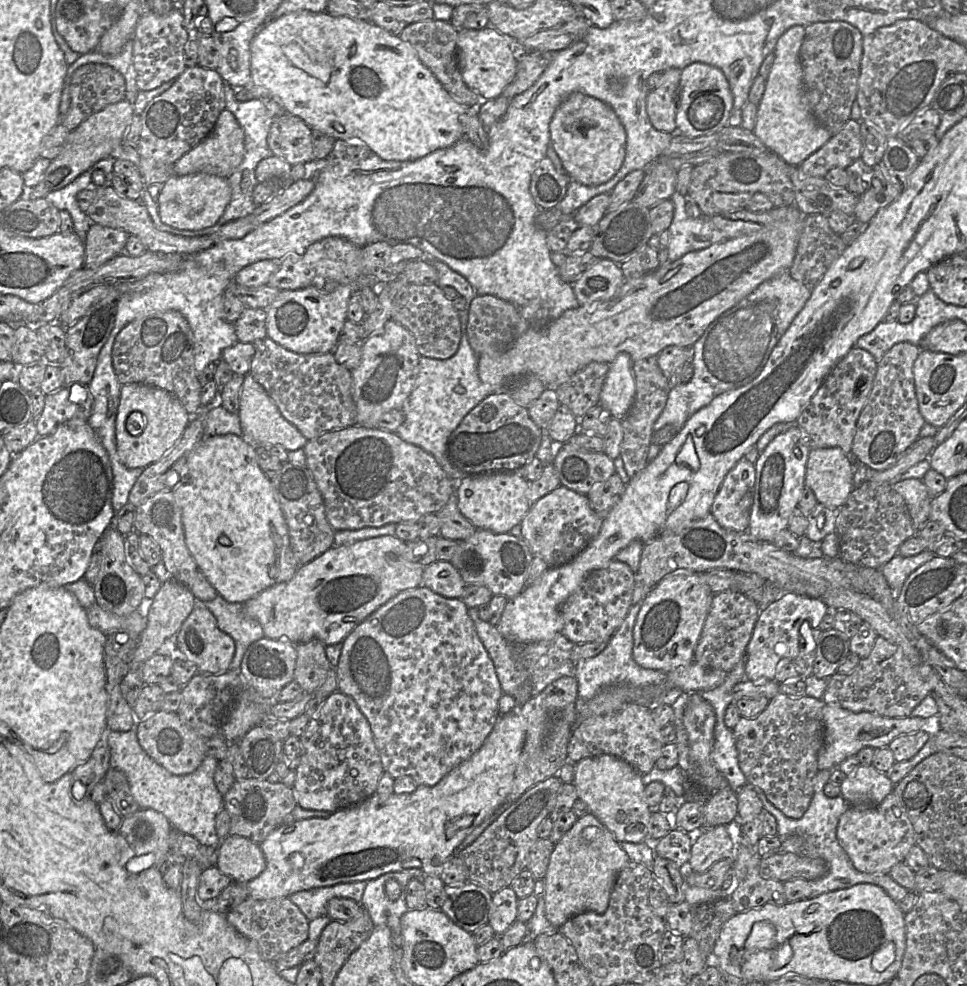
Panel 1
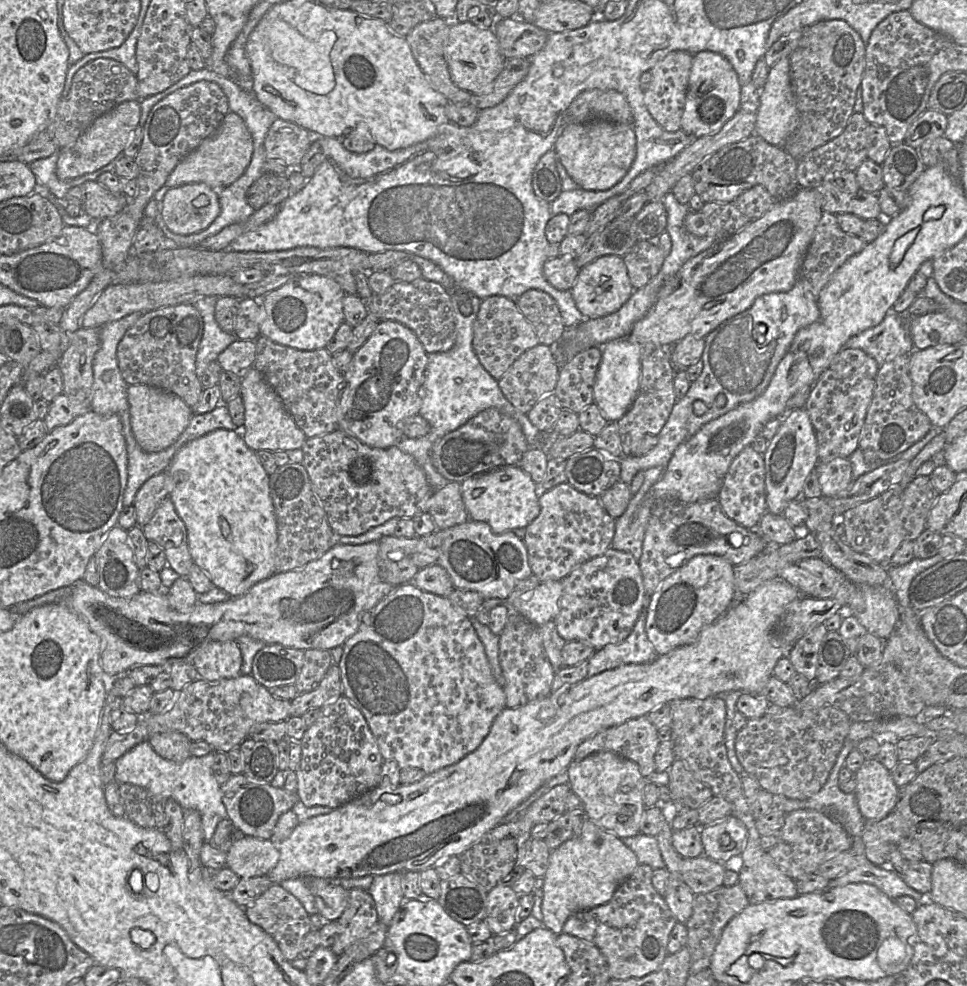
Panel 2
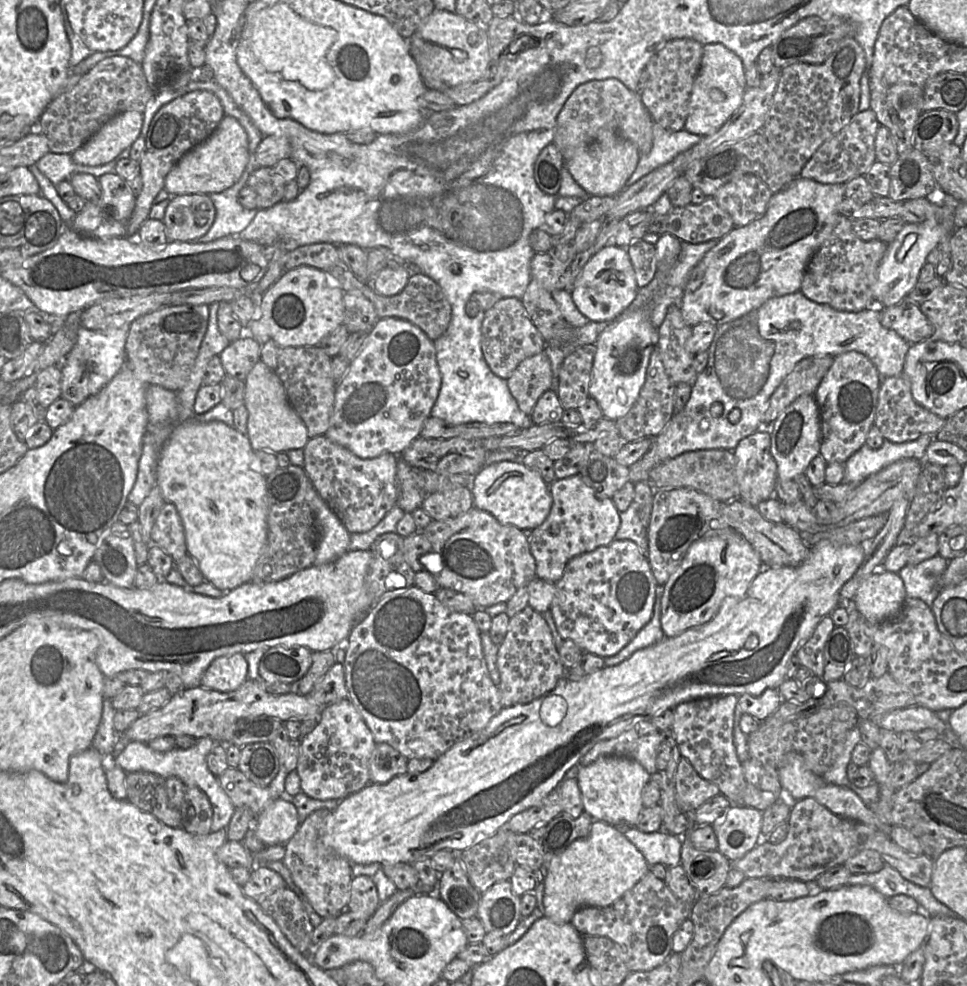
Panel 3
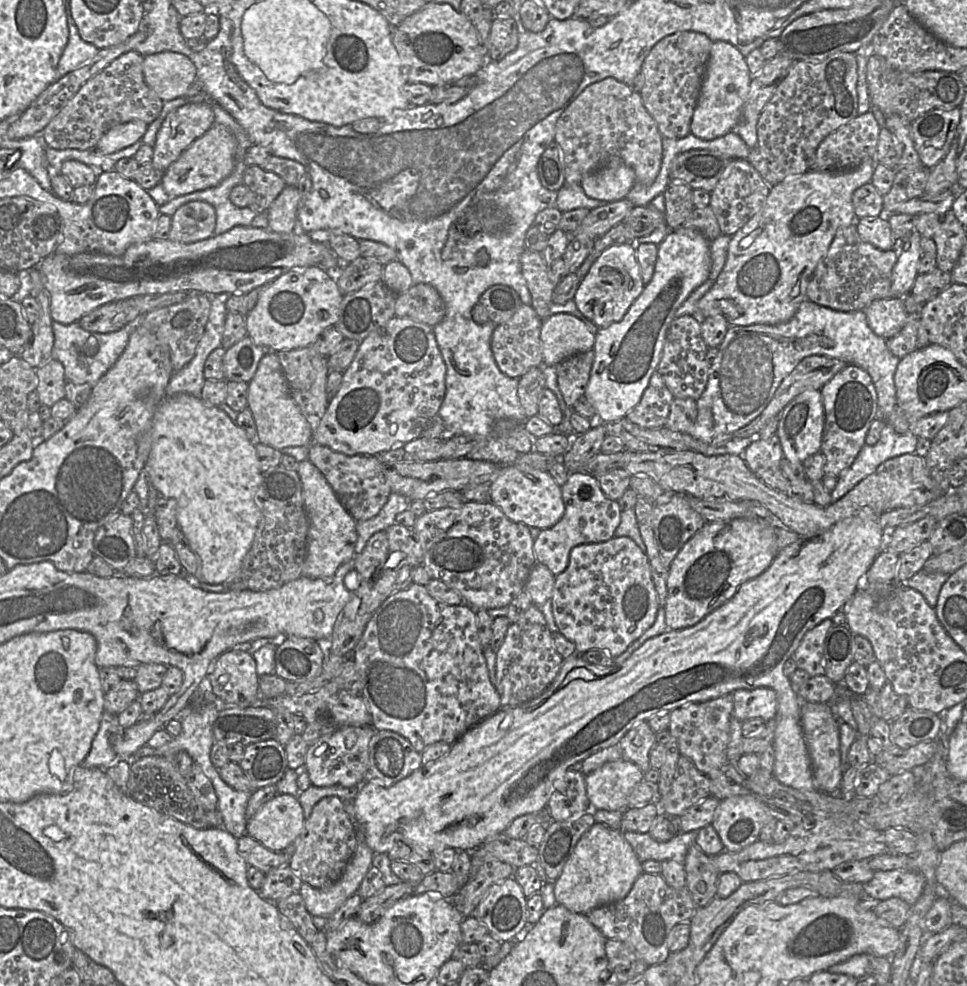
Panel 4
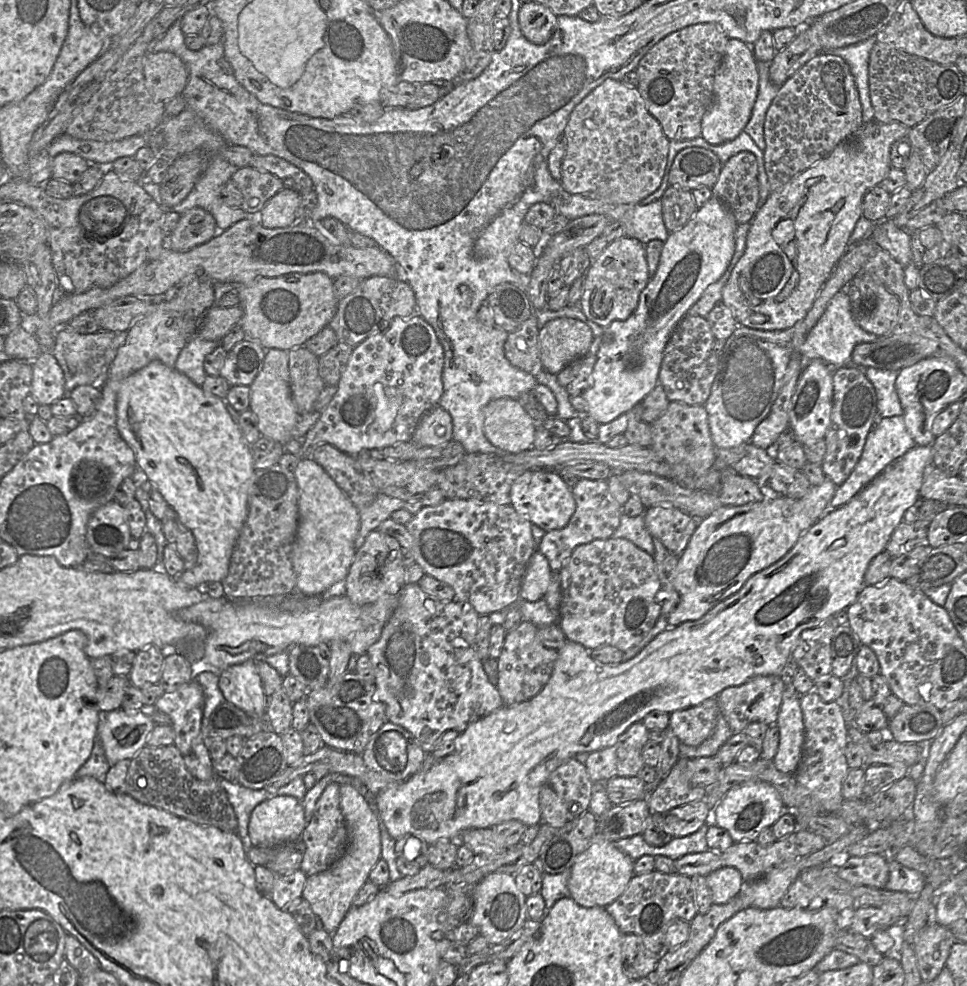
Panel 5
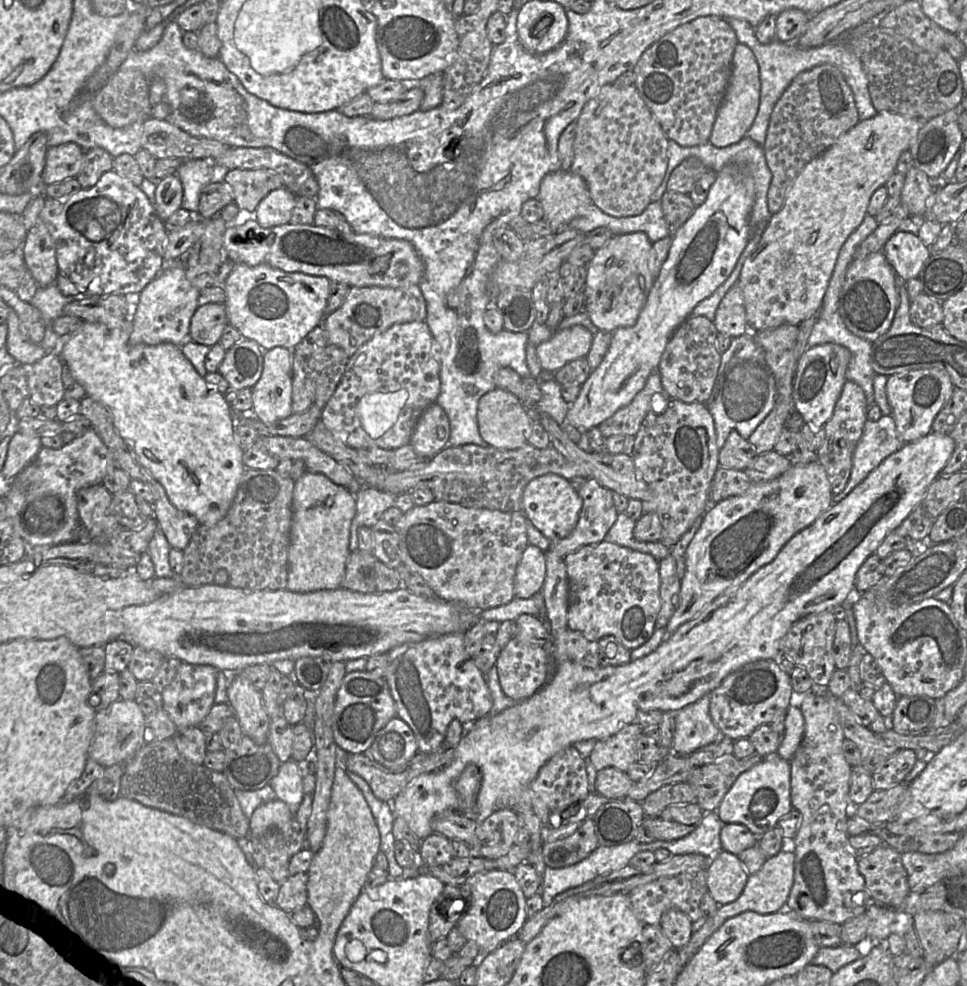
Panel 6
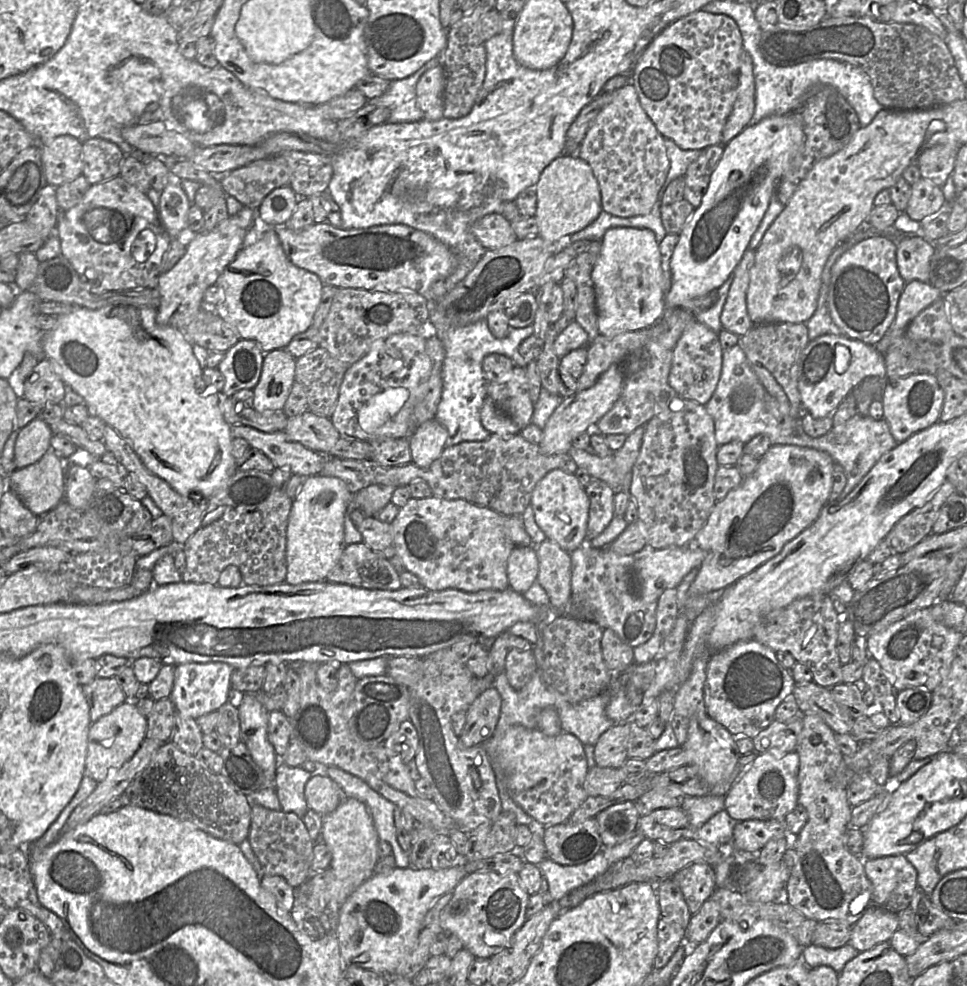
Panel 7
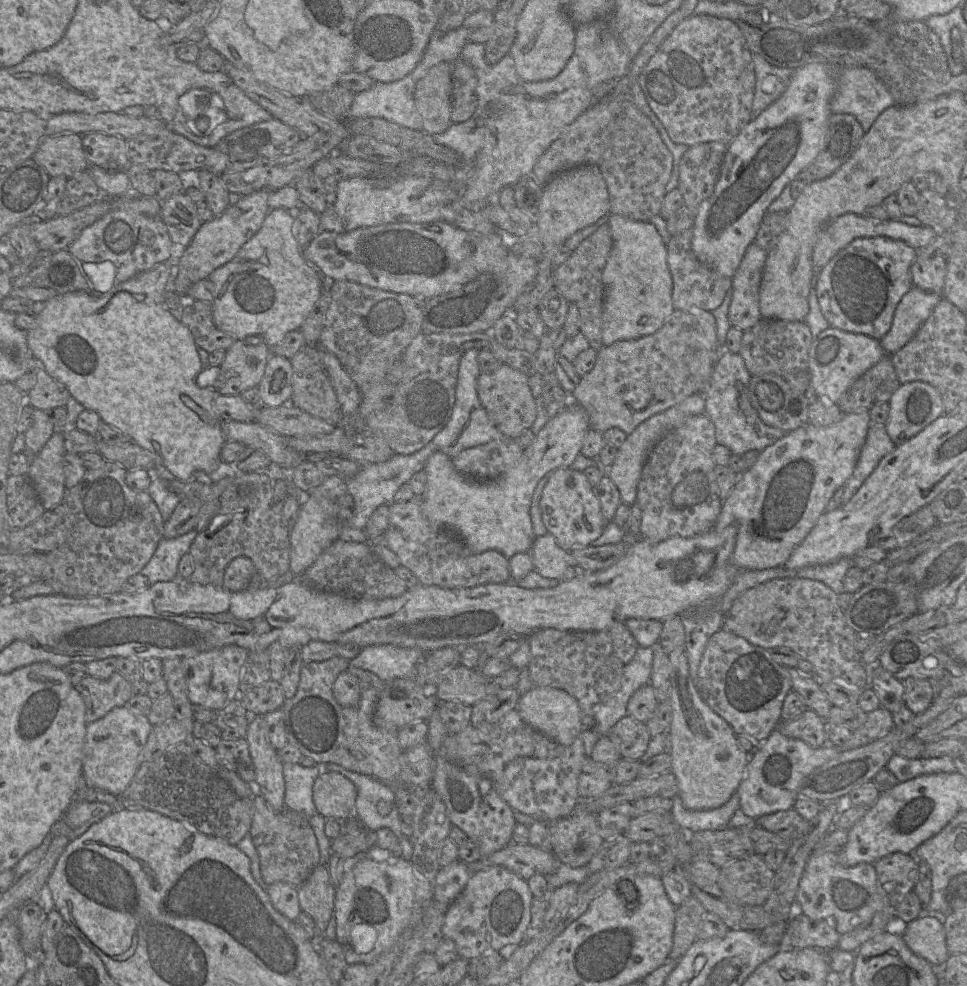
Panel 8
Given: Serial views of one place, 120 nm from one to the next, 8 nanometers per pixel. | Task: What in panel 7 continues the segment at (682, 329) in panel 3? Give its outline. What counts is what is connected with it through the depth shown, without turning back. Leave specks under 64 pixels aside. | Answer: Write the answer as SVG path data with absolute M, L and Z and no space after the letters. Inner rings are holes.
M694 320L684 330L674 347L669 385L682 398L705 405L716 389L721 374L722 354L718 334Z

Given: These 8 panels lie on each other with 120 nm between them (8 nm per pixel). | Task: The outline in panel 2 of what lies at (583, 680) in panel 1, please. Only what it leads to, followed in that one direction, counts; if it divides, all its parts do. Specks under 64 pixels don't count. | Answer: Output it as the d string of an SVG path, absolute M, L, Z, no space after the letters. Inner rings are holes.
M646 597L631 633L625 640L617 644L607 644L603 648L595 650L588 659L587 677L625 664L645 664L656 660L658 654L645 630L647 607L648 597Z

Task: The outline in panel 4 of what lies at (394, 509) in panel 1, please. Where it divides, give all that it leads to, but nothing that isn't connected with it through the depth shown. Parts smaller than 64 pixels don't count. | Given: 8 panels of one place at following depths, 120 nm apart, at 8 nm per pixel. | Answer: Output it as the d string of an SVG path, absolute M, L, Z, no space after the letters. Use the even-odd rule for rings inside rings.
M312 443L308 446L307 459L321 471L341 504L355 521L376 516L392 493L384 475L384 464L377 456L347 456L327 446Z

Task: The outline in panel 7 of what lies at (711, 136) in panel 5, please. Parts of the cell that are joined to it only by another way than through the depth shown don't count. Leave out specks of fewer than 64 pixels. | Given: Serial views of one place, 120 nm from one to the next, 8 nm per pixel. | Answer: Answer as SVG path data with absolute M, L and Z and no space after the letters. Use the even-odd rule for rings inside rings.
M744 50L739 60L737 98L723 131L722 145L728 144L750 123L755 110L755 78L750 55Z

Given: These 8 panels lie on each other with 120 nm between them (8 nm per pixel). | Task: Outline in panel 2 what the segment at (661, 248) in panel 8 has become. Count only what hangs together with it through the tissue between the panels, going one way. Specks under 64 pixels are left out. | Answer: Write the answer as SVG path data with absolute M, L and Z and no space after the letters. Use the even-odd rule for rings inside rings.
M606 255L581 268L570 291L585 319L596 319L618 311L630 299L635 289L630 282L623 257Z

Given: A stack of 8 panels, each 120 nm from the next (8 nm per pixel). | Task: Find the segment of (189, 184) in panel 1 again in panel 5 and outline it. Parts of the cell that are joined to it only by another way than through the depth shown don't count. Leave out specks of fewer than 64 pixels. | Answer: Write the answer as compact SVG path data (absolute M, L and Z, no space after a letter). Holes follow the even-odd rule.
M192 208L180 215L166 245L174 251L186 252L208 242L218 232L215 219L208 211Z

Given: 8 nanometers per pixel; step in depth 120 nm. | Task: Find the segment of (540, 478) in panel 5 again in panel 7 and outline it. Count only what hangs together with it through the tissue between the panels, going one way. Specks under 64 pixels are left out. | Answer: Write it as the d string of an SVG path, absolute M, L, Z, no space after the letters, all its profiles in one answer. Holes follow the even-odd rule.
M561 469L548 472L535 486L530 505L534 511L535 521L547 539L556 542L568 553L584 544L590 500L575 474Z

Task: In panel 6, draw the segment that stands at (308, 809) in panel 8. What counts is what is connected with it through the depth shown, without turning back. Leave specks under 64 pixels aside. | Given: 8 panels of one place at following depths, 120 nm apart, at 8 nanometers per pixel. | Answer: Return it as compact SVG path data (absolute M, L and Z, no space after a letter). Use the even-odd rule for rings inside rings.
M290 760L281 763L277 775L269 783L277 799L285 802L293 814L299 809L305 795L303 779L299 763Z

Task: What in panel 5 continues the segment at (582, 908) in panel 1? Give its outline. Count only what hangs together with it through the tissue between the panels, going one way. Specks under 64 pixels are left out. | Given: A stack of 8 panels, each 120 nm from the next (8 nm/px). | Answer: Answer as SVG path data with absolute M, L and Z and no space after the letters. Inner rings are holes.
M596 833L589 846L575 860L570 868L568 880L569 896L583 907L606 907L615 901L626 889L634 872L634 861L613 842Z

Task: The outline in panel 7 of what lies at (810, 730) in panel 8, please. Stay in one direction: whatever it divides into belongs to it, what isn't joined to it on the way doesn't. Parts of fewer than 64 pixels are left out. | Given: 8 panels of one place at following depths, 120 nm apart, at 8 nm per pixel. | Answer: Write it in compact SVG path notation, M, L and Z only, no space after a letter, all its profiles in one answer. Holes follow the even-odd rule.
M803 713L794 716L788 722L774 720L767 728L752 739L754 751L770 753L782 757L787 753L796 752L798 737L803 728Z

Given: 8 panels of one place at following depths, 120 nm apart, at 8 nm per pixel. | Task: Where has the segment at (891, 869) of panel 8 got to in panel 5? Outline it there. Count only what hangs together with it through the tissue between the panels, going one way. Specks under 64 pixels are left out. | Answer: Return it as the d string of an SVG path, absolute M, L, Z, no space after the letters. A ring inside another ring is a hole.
M889 855L850 856L839 867L838 875L853 885L885 888L889 879L887 856Z

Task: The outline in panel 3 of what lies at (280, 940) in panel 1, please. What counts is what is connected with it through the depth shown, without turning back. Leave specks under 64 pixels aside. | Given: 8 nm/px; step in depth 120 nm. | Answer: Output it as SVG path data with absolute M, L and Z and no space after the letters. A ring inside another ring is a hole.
M280 888L260 901L261 909L280 927L291 944L301 953L312 951L312 961L315 948L312 942L314 926L302 899L290 888Z

